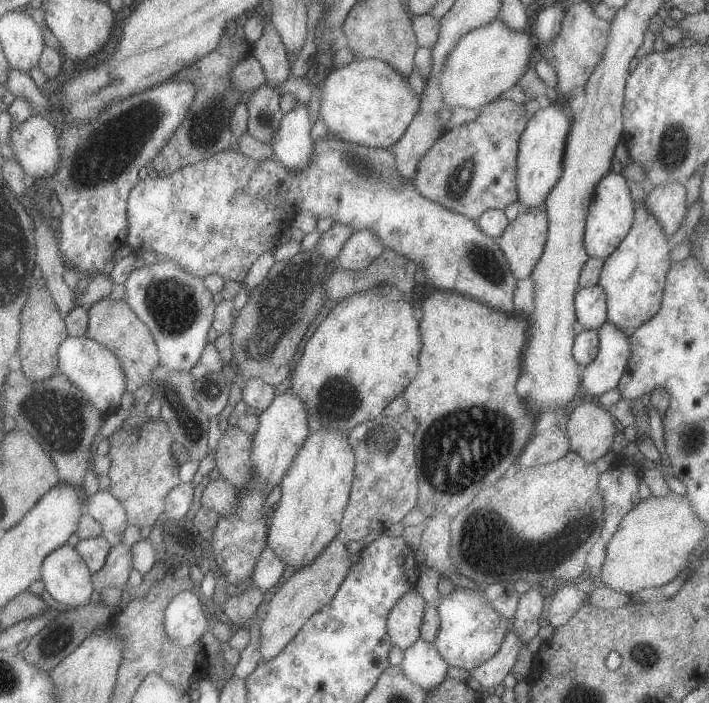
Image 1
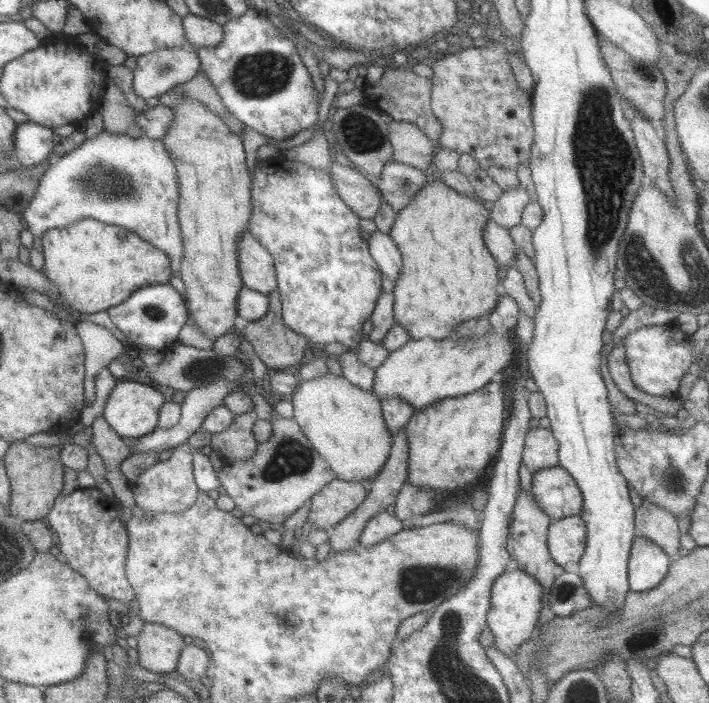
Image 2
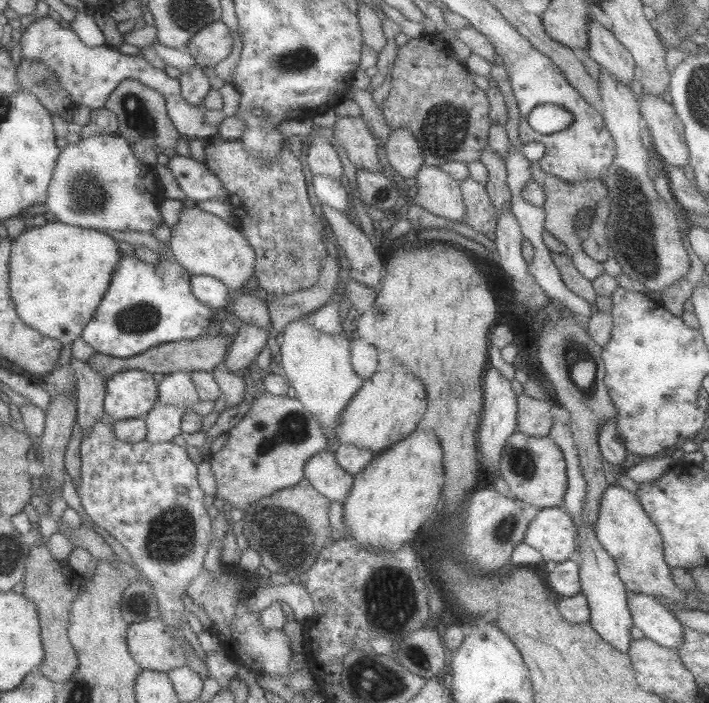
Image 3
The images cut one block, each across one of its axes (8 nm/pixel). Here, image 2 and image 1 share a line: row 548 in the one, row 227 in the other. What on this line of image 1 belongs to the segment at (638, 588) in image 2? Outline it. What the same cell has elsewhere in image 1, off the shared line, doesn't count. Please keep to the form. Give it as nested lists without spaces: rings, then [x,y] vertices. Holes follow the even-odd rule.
[[[644,203],[637,204],[632,230],[620,242],[616,251],[605,260],[598,282],[606,294],[606,320],[614,328],[632,335],[660,311],[667,275],[672,266],[670,243],[671,239],[664,234],[652,214],[648,214]]]

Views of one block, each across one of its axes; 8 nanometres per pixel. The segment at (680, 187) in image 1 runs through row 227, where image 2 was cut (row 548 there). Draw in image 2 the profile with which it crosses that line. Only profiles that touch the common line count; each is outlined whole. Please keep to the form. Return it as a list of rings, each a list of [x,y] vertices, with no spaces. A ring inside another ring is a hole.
[[[642,499],[642,504],[635,510],[635,530],[639,536],[655,542],[672,560],[679,558],[680,530],[678,518],[668,510]]]

